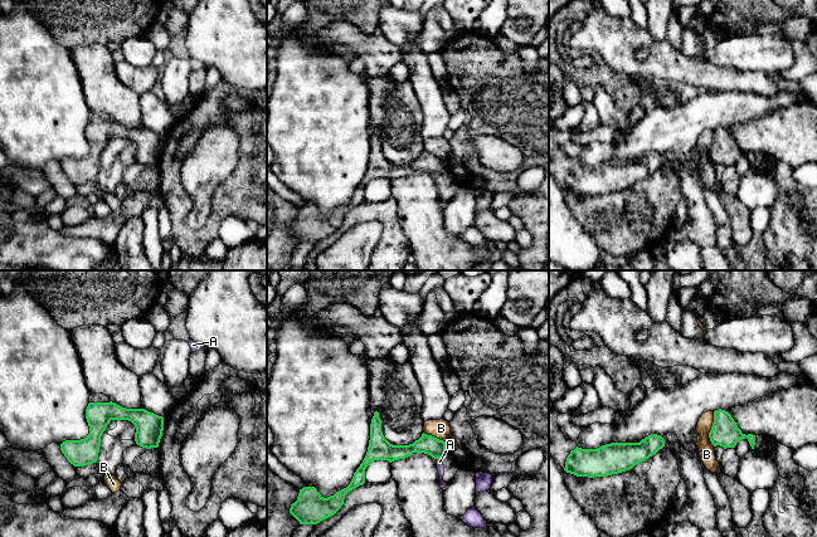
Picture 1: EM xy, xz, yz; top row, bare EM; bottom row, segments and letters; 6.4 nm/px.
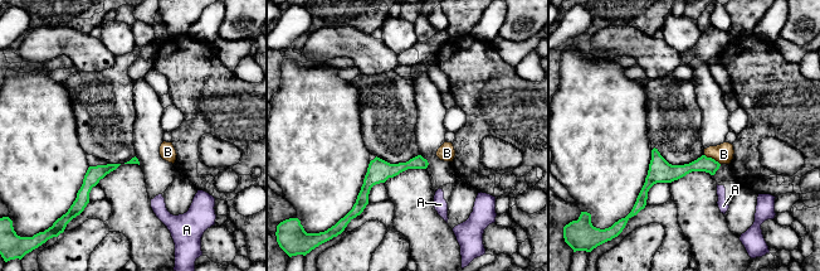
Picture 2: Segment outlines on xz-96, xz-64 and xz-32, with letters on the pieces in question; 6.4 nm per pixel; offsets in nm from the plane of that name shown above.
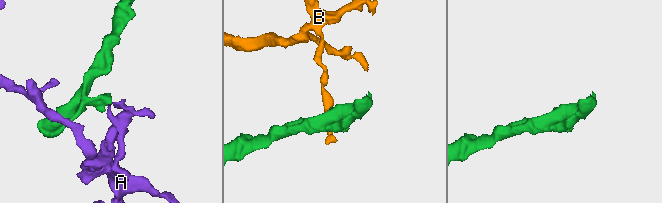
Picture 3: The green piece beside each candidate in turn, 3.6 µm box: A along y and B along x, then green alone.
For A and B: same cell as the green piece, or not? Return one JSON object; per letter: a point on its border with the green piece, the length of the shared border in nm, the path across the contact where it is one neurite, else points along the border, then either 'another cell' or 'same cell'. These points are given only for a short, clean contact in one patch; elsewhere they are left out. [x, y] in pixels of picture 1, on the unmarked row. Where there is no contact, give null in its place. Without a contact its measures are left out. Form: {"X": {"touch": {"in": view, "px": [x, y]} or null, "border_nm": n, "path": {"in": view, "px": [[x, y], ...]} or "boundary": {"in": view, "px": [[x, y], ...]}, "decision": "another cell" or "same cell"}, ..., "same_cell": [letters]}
{"A": {"touch": {"in": "xz", "px": [439, 175]}, "border_nm": 40, "boundary": {"in": "xz", "px": [[442, 175], [437, 177]]}, "decision": "another cell"}, "B": {"touch": {"in": "yz", "px": [713, 142]}, "border_nm": 170, "boundary": {"in": "yz", "px": [[714, 130], [714, 140], [708, 155]]}, "decision": "another cell"}, "same_cell": []}

